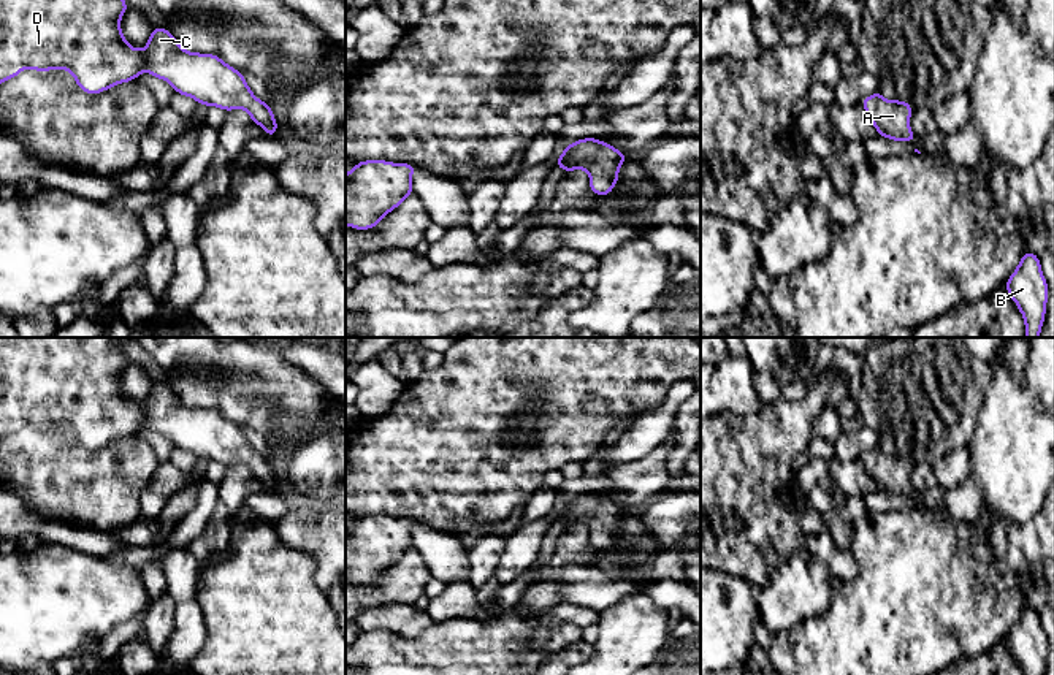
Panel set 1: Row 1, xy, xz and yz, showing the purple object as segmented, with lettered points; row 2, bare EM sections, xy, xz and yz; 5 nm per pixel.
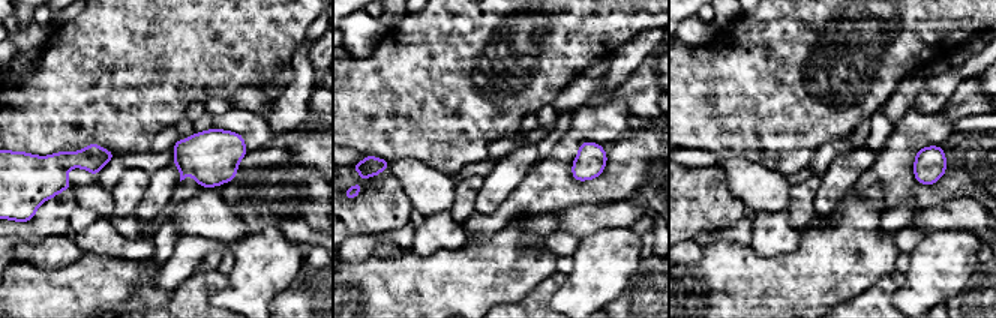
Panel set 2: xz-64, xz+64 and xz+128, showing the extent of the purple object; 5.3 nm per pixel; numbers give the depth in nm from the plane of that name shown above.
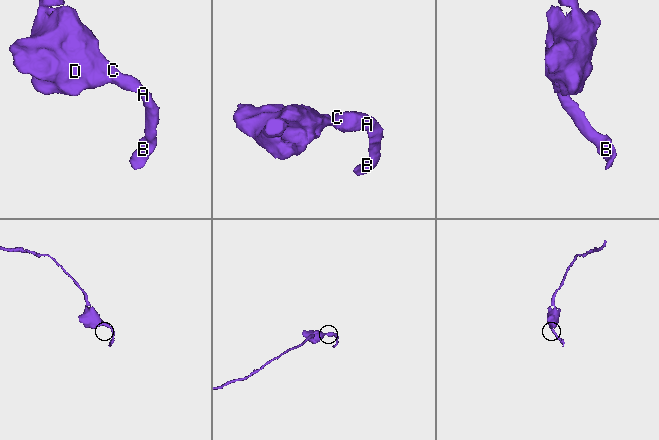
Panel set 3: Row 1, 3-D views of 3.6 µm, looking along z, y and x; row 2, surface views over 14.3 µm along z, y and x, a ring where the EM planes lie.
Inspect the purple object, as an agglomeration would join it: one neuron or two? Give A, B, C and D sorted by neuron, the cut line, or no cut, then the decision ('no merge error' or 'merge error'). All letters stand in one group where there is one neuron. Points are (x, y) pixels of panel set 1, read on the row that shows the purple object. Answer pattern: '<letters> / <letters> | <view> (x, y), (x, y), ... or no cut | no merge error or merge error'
A B C D | no cut | no merge error

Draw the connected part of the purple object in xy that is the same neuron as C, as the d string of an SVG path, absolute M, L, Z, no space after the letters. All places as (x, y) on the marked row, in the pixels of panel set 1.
M0 0L0 86L24 68L40 73L67 70L82 92L95 95L149 71L198 105L246 109L266 136L276 136L279 125L271 105L254 95L244 73L216 54L185 51L168 29L154 27L143 51L130 46L120 30L127 8L125 0Z

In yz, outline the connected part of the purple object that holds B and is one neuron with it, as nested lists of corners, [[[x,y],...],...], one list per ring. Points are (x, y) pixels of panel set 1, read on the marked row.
[[[1027,250],[1005,288],[1024,317],[1025,338],[1040,338],[1049,295],[1040,257]]]

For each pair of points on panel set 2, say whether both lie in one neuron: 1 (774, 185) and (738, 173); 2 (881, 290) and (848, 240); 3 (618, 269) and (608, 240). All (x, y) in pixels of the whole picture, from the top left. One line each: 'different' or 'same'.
1: same
2: different
3: same

